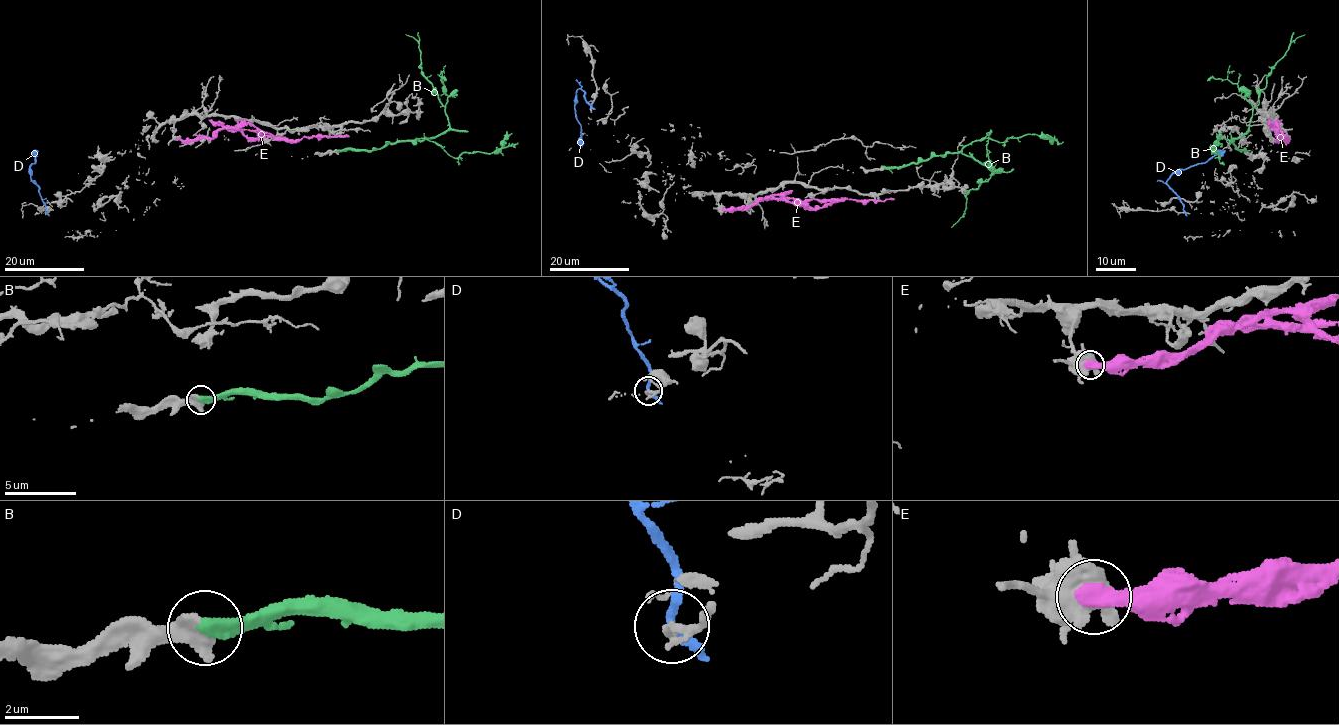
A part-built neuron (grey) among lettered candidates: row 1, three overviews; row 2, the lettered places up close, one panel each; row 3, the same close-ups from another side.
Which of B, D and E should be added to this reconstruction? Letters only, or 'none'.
B

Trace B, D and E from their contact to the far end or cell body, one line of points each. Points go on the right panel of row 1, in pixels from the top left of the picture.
B: (1244, 150), (1230, 140), (1240, 137), (1249, 128), (1271, 68), (1290, 43), (1304, 34)
D: (1185, 212), (1179, 196), (1166, 182), (1168, 178), (1225, 150)
E: (1287, 138), (1280, 137), (1275, 129), (1280, 130), (1277, 140), (1277, 136)

